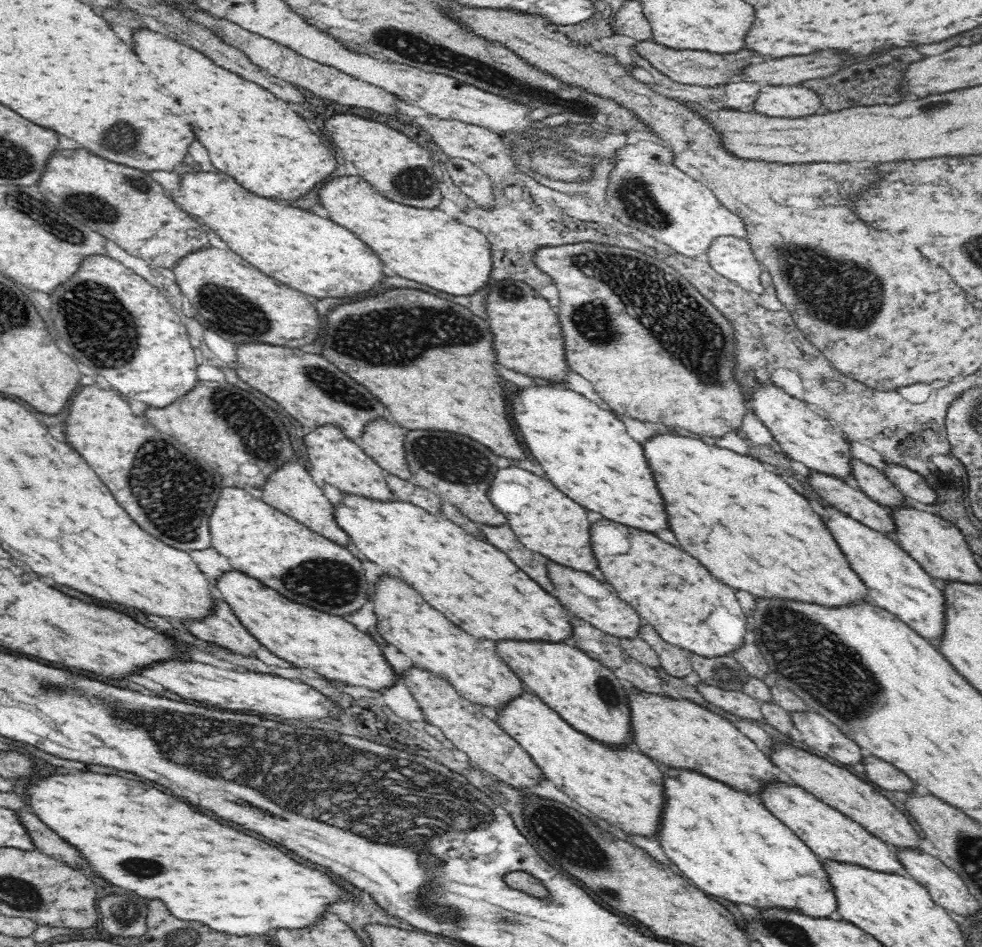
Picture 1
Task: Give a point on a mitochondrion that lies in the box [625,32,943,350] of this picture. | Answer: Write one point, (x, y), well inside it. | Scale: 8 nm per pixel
(851, 295)

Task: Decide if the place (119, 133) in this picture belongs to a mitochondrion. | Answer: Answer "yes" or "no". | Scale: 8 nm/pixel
yes

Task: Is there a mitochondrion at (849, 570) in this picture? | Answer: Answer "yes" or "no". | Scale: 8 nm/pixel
no

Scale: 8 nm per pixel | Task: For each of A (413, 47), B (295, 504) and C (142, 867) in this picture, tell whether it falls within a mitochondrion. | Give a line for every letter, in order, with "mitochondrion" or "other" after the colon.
A: mitochondrion
B: other
C: mitochondrion

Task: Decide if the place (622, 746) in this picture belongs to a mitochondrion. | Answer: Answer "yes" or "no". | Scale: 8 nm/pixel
no

